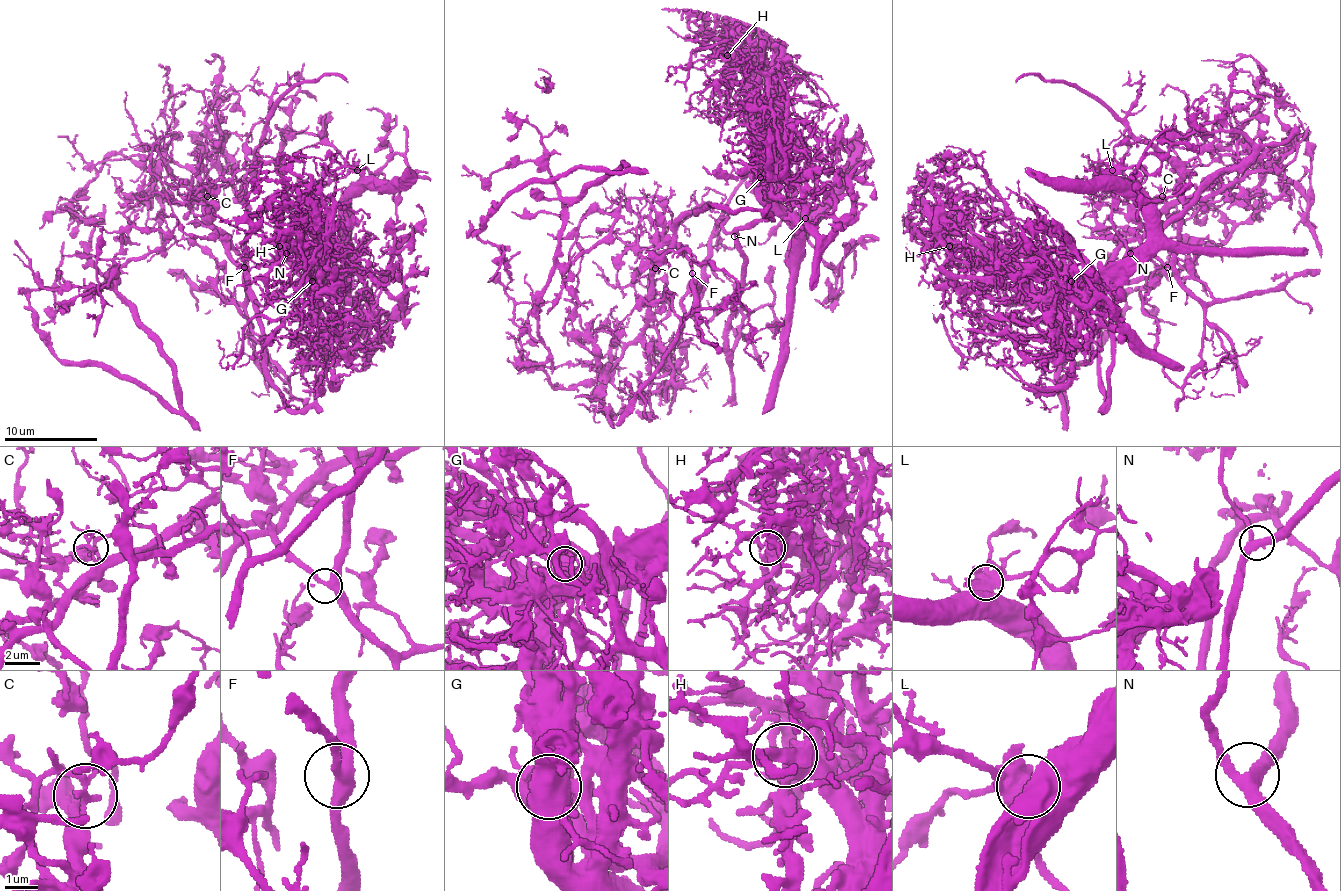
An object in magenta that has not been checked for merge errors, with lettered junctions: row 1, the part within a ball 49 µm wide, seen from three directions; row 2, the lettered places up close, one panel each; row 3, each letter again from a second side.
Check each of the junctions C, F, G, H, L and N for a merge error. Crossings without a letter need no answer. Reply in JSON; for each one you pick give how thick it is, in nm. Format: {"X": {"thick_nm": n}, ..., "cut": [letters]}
{"C": {"thick_nm": 150}, "G": {"thick_nm": 650}, "L": {"thick_nm": 550}, "cut": ["C", "G", "L"]}

